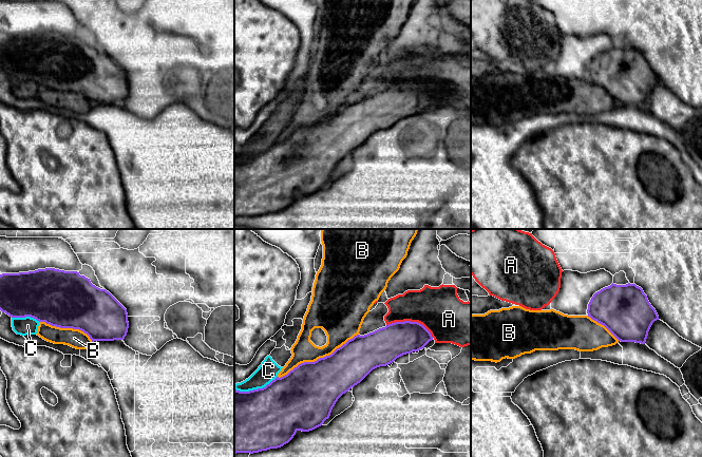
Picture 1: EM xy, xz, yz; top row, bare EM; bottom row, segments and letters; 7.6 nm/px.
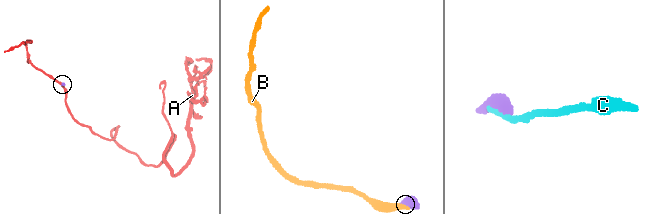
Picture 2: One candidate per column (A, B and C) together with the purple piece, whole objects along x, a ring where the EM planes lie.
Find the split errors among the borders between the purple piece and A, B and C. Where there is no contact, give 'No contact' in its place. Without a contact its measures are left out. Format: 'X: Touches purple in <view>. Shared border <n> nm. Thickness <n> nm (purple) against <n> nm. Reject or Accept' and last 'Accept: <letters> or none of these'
A: Touches purple in xz. Shared border 380 nm. Thickness 260 nm (purple) against 360 nm. Reject
B: Touches purple in xz. Shared border 700 nm. Thickness 420 nm (purple) against 180 nm. Reject
C: Touches purple in xz. Shared border 340 nm. Thickness 460 nm (purple) against 150 nm. Reject
Accept: none of these

